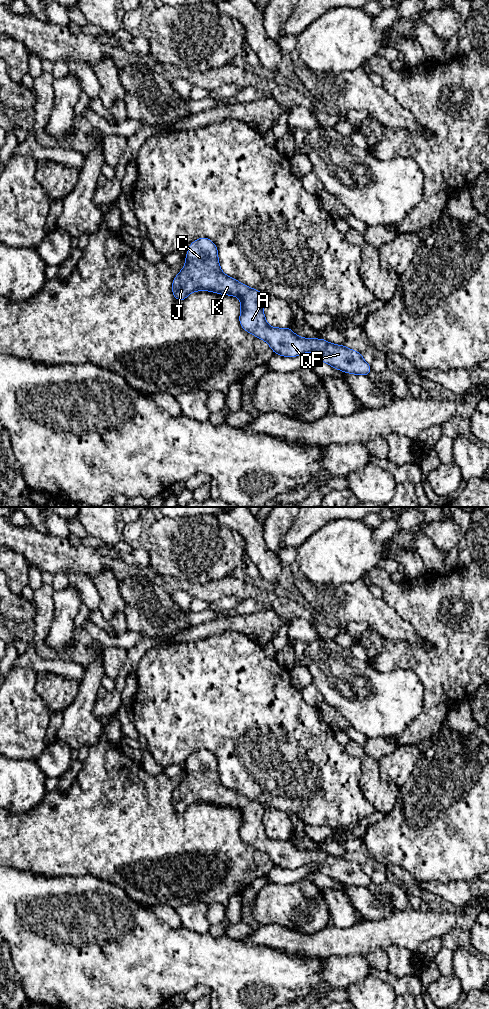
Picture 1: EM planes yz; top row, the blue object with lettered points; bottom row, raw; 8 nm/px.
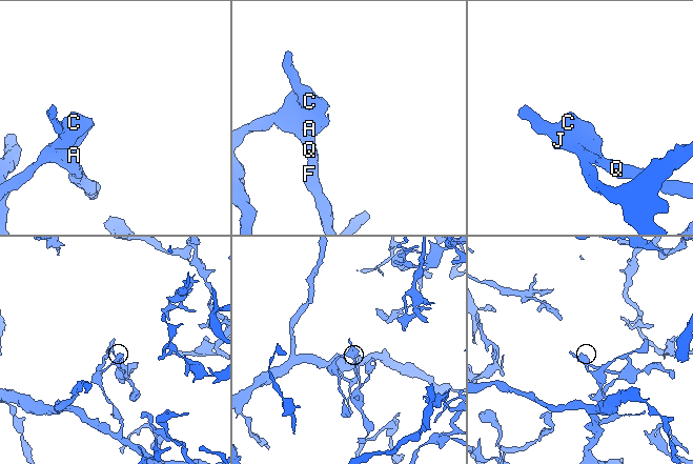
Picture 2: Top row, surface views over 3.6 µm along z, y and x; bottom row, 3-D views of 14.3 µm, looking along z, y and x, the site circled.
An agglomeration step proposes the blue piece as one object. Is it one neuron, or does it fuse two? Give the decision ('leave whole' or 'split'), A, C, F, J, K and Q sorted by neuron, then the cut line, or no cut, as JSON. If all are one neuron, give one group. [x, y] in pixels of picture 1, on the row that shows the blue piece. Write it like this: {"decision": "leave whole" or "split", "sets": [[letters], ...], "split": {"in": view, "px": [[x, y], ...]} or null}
{"decision": "leave whole", "sets": [["A", "C", "F", "J", "K", "Q"]], "split": null}

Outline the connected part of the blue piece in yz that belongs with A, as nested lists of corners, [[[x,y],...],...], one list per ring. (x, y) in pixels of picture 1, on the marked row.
[[[201,237],[193,241],[185,257],[186,264],[174,278],[172,283],[173,296],[182,302],[190,293],[199,290],[211,291],[222,295],[233,295],[241,300],[241,313],[239,322],[242,328],[254,336],[266,341],[272,348],[274,354],[284,357],[296,357],[303,353],[313,351],[317,354],[314,360],[323,361],[335,369],[345,373],[368,376],[371,366],[362,358],[362,354],[351,350],[344,345],[335,345],[325,339],[308,339],[298,337],[291,328],[273,328],[267,324],[263,313],[263,302],[265,296],[258,290],[238,282],[236,279],[225,275],[220,269],[218,261],[218,251],[213,241],[206,237]]]

